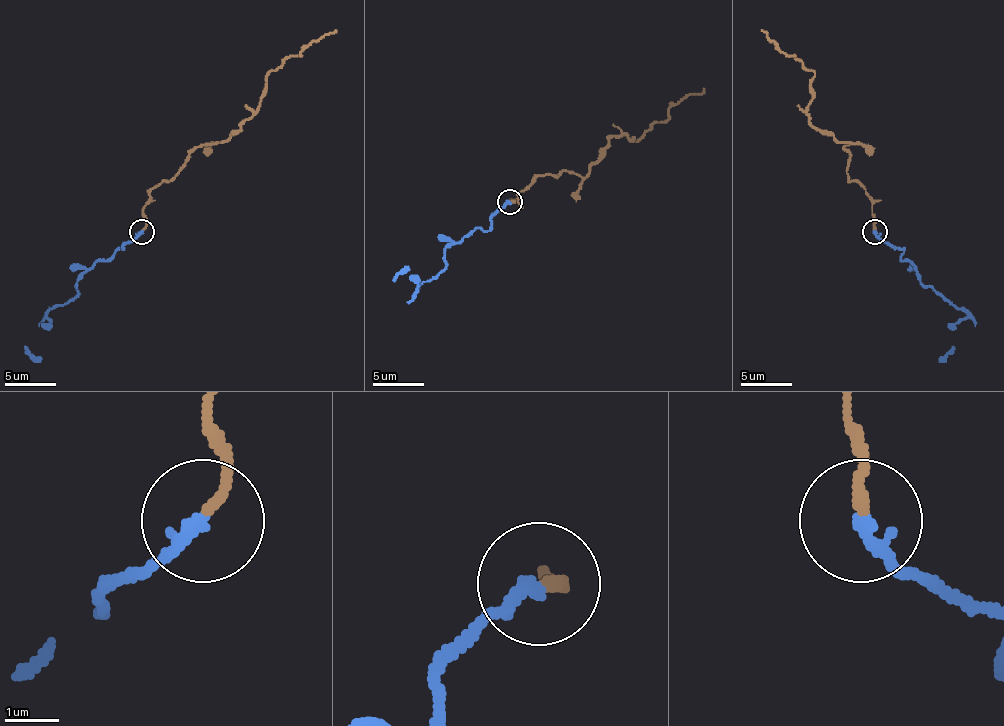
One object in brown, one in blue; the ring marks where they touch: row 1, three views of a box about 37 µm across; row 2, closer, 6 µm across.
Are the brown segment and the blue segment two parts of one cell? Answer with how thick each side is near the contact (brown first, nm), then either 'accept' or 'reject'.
180/240 nm | reject

